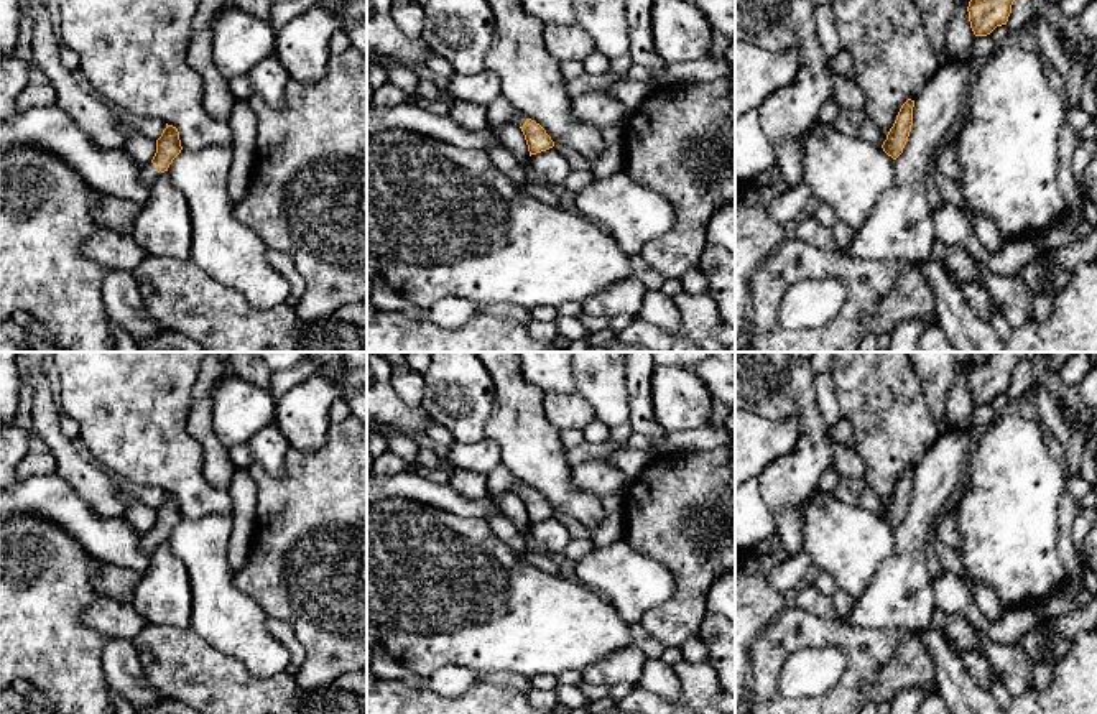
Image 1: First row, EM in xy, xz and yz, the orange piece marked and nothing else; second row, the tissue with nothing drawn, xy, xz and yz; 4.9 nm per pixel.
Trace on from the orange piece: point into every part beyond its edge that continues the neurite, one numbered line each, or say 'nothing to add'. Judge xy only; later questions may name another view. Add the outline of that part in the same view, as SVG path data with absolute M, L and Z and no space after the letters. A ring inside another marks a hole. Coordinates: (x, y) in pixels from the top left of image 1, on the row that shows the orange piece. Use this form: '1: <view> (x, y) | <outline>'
1: xy (148, 171) | M143 163L140 165L140 178L151 189L153 183L161 176L161 171L156 165Z

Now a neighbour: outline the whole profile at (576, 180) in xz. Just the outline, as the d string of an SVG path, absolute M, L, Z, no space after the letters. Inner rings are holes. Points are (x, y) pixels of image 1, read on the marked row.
M571 171L567 178L564 179L564 186L574 192L584 189L594 181L592 171Z

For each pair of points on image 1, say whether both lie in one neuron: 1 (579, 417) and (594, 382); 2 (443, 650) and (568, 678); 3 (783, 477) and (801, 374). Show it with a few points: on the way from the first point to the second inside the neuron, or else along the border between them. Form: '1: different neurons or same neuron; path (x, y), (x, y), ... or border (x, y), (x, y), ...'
1: different neurons; border (576, 390), (589, 403), (596, 418)
2: different neurons; border (581, 672), (561, 672), (556, 676)
3: same neuron; path (806, 451), (811, 441), (811, 425), (801, 400)

